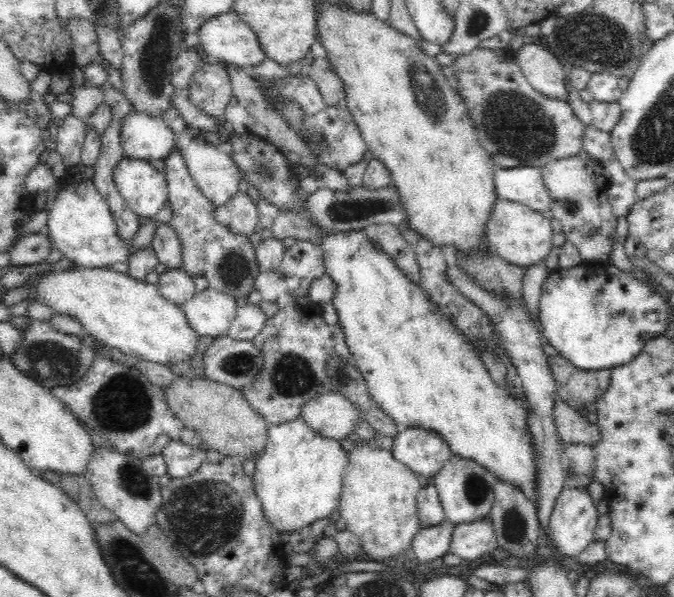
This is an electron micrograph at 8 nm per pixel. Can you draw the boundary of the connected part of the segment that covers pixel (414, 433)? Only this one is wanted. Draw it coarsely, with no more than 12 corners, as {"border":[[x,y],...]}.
{"border":[[399,428],[396,461],[426,477],[453,456],[440,434]]}

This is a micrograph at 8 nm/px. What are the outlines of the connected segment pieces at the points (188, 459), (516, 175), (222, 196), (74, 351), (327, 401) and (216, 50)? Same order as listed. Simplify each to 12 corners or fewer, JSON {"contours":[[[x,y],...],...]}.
{"contours":[[[171,440],[163,450],[171,479],[190,476],[207,462],[199,447]],[[494,167],[496,195],[550,212],[539,168]],[[186,131],[176,145],[214,209],[239,194],[228,153]],[[24,315],[9,361],[50,390],[80,380],[93,353]],[[334,390],[300,415],[322,436],[348,443],[360,409]],[[234,9],[196,29],[211,60],[249,70],[265,59]]]}

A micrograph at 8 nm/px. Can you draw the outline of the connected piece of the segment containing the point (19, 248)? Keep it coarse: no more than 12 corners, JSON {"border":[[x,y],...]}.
{"border":[[31,233],[10,249],[9,266],[45,262],[53,243]]}

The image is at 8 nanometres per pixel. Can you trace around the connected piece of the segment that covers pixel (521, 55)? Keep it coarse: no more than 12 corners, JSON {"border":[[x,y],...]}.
{"border":[[541,39],[515,57],[538,94],[568,102],[563,63]]}

